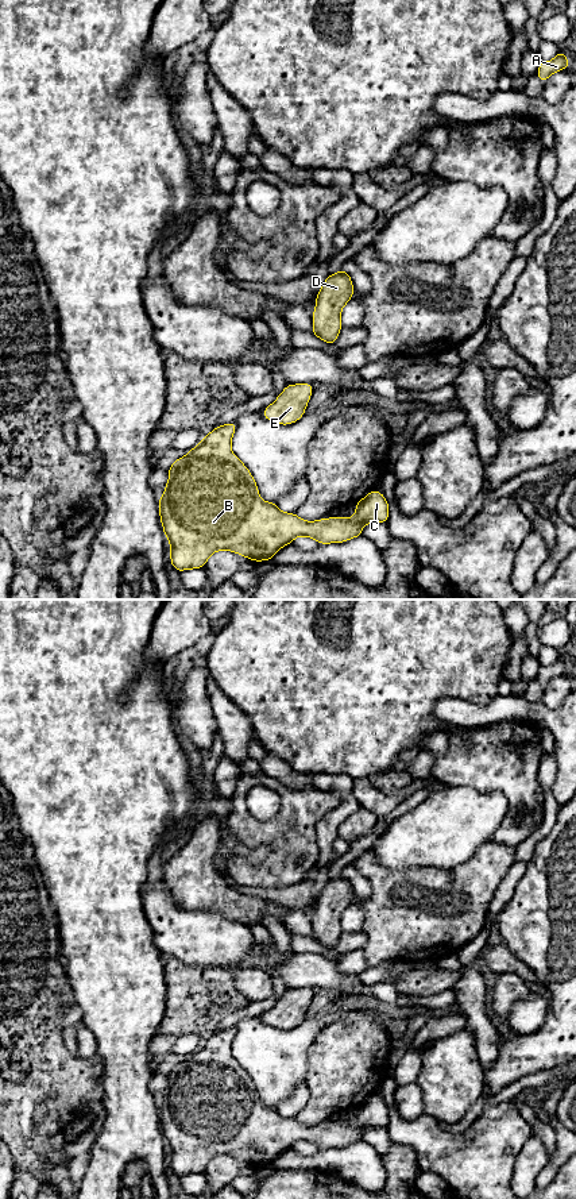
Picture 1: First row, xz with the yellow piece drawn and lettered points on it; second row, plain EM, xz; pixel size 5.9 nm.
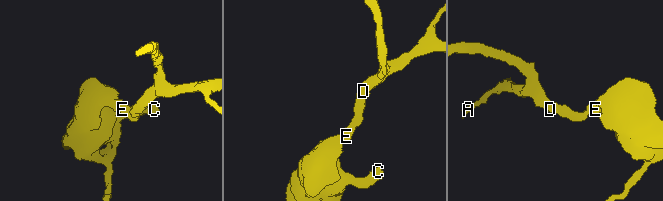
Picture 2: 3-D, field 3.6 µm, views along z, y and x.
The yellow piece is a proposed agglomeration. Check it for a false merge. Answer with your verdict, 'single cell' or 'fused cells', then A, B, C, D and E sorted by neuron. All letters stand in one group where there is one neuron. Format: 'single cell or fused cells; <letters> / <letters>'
single cell; A B C D E

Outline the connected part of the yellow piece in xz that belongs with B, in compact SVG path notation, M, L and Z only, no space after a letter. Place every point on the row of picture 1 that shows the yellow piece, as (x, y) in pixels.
M235 421L217 425L197 447L192 448L185 456L177 459L169 469L169 481L163 496L159 498L158 509L163 532L170 541L170 563L177 571L204 568L209 556L216 551L228 550L254 562L264 562L271 560L282 547L293 543L298 536L316 539L318 544L344 543L349 539L362 536L362 527L364 524L387 523L388 501L379 490L370 491L363 500L355 504L356 513L351 518L325 517L317 521L305 521L295 513L279 510L274 502L263 501L250 470L232 454L231 443L235 431Z

